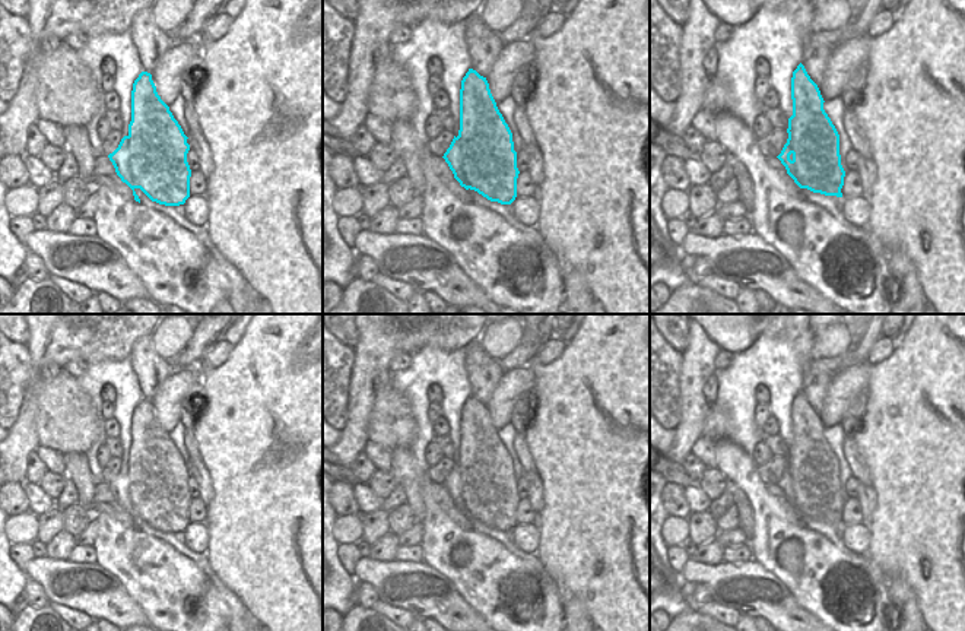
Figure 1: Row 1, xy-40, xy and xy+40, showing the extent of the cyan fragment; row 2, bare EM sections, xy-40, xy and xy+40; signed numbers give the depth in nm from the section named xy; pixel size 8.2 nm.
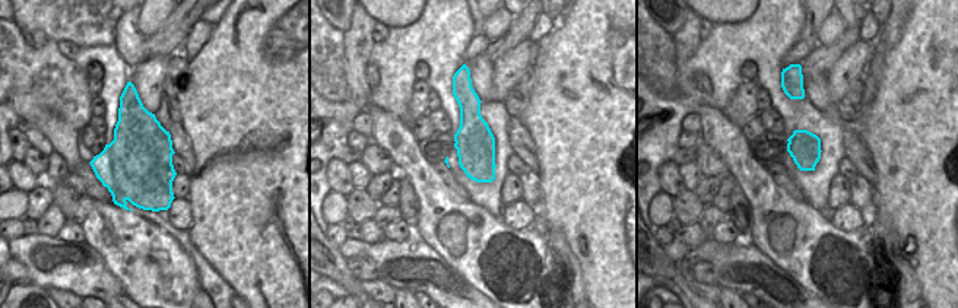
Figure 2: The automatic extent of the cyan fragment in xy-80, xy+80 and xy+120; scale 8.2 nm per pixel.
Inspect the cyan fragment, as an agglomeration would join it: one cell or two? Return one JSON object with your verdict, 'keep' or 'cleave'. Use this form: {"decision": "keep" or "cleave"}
{"decision": "cleave"}

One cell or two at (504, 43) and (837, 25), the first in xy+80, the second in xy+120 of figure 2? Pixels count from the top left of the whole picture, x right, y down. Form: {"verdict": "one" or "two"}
{"verdict": "two"}

